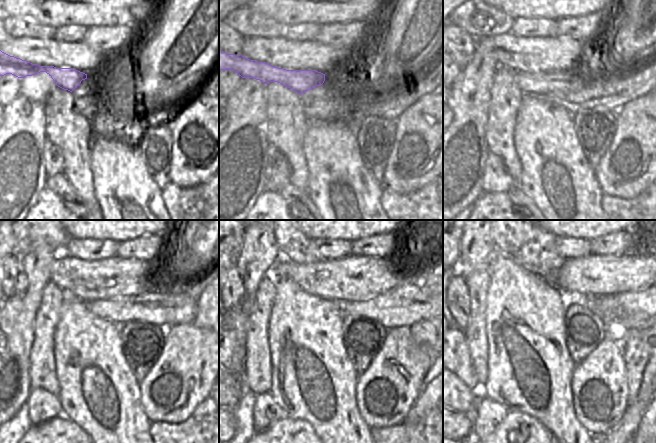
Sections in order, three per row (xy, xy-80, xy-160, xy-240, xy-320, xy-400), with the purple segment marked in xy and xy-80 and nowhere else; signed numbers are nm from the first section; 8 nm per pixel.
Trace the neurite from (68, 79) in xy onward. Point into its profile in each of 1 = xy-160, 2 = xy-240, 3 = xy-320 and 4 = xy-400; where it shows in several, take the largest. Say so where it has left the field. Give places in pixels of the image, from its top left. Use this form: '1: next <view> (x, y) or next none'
1: next xy-160 (568, 81)
2: next xy-240 (166, 308)
3: next xy-320 (405, 304)
4: next xy-400 (609, 308)

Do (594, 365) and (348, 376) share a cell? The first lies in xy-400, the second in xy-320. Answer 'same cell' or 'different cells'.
different cells

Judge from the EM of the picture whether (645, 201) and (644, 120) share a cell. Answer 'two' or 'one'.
two

